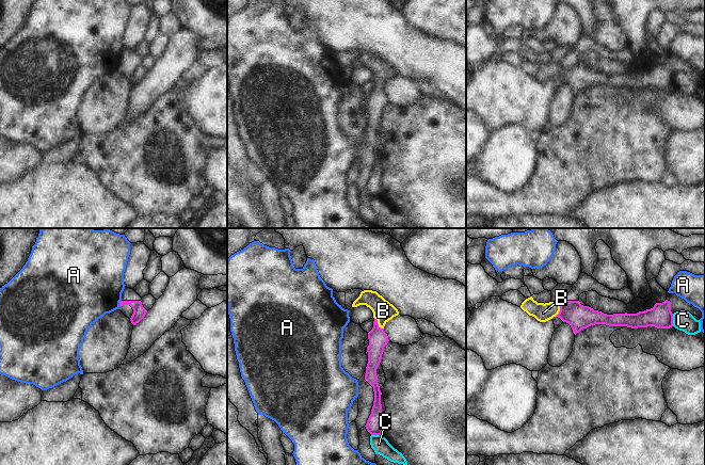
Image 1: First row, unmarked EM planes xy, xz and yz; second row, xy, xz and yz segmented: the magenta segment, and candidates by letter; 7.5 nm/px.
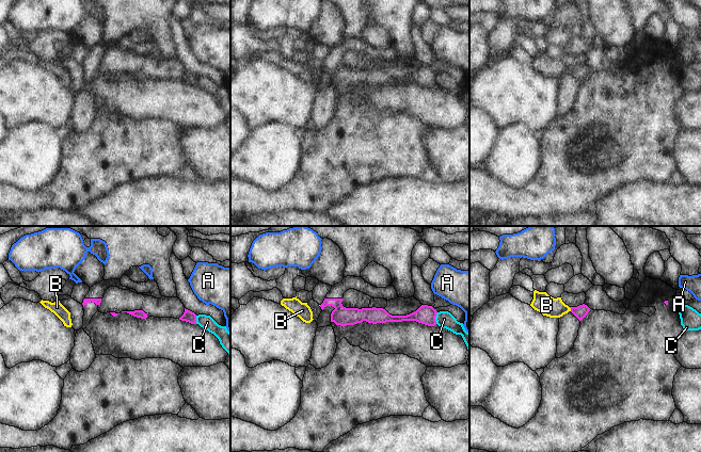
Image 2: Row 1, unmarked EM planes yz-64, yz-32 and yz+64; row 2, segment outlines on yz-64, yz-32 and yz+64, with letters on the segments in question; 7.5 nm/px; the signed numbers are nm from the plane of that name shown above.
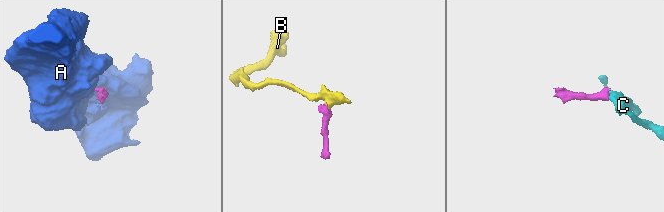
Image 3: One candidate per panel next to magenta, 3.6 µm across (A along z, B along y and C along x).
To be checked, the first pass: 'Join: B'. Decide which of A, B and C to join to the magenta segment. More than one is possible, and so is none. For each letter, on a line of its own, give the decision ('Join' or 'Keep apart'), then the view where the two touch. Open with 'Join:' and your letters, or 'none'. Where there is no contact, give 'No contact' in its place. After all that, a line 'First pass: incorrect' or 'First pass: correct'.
Join: B
A: Keep apart. Touches magenta in xy
B: Join. Touches magenta in xz
C: Keep apart. Touches magenta in yz.
First pass: correct

